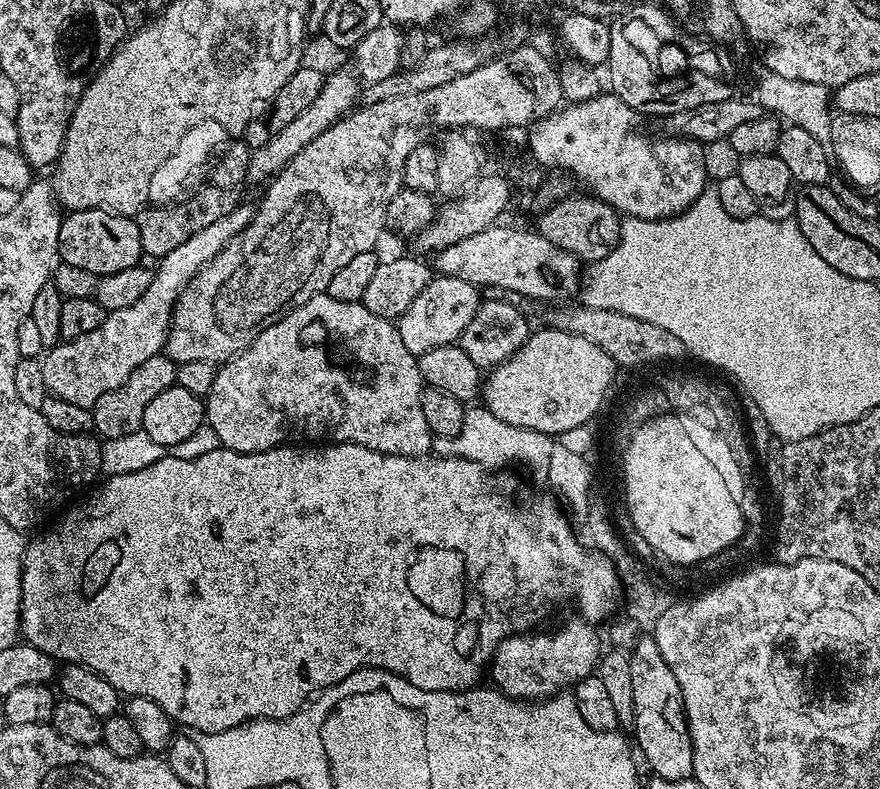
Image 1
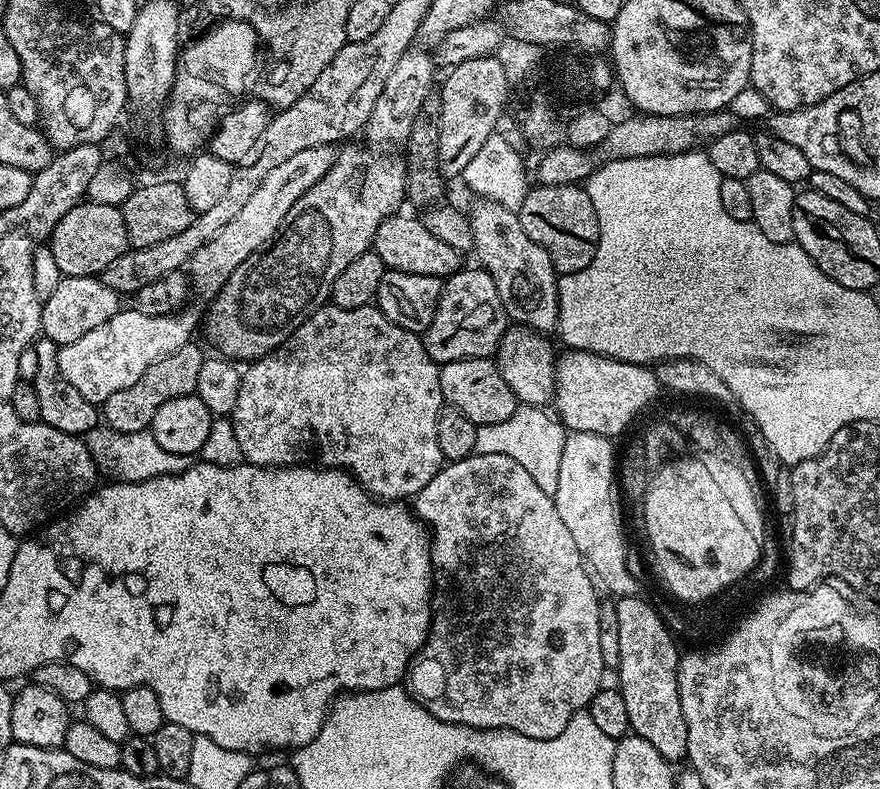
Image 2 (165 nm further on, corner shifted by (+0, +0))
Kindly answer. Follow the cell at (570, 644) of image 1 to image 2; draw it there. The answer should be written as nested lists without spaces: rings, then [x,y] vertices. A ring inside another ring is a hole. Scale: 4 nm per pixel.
[[[504,454],[472,455],[445,463],[426,486],[414,497],[414,511],[418,519],[430,529],[432,542],[432,567],[434,569],[434,584],[437,589],[444,588],[444,597],[437,599],[432,613],[432,626],[428,630],[426,642],[420,648],[420,653],[413,658],[406,673],[406,688],[419,700],[421,706],[430,710],[434,718],[451,724],[461,724],[467,728],[505,728],[518,734],[526,734],[526,738],[549,740],[558,738],[566,726],[570,726],[570,718],[574,714],[585,711],[588,703],[598,694],[605,683],[606,669],[602,662],[602,650],[598,643],[598,618],[602,597],[598,591],[597,581],[582,554],[579,553],[573,535],[566,530],[553,496],[546,494],[530,478],[529,471],[508,458]]]

